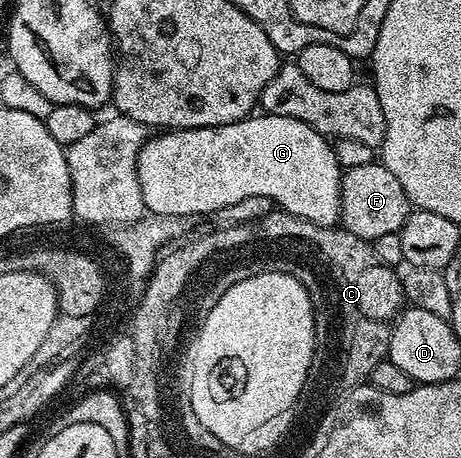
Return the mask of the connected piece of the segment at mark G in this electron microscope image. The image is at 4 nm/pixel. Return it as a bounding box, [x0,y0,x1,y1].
[137,114,344,228]

